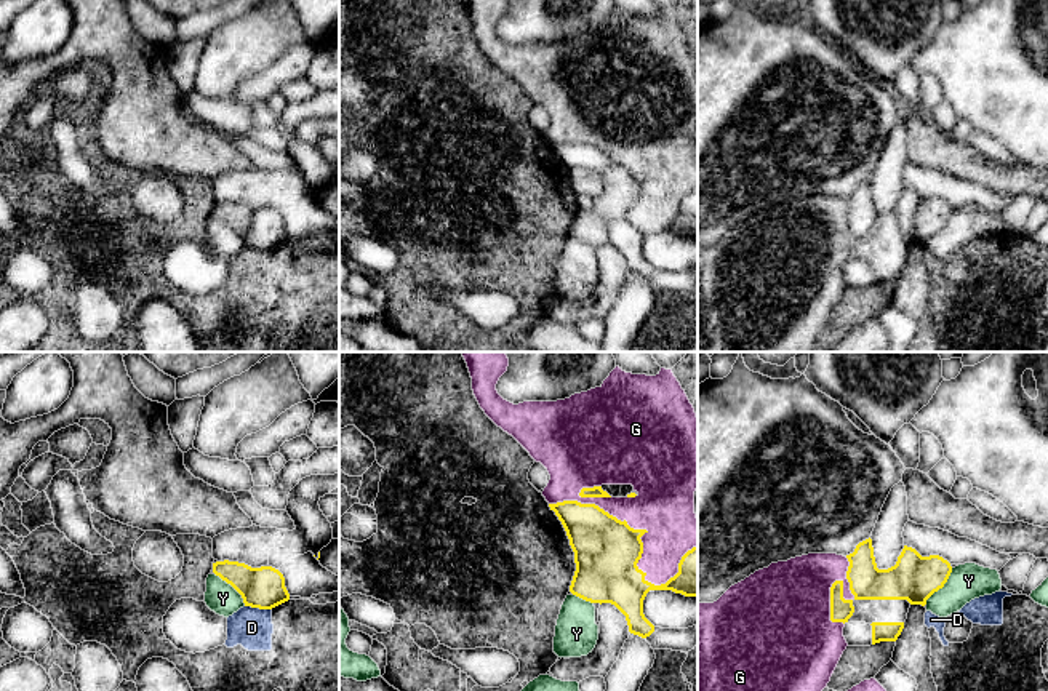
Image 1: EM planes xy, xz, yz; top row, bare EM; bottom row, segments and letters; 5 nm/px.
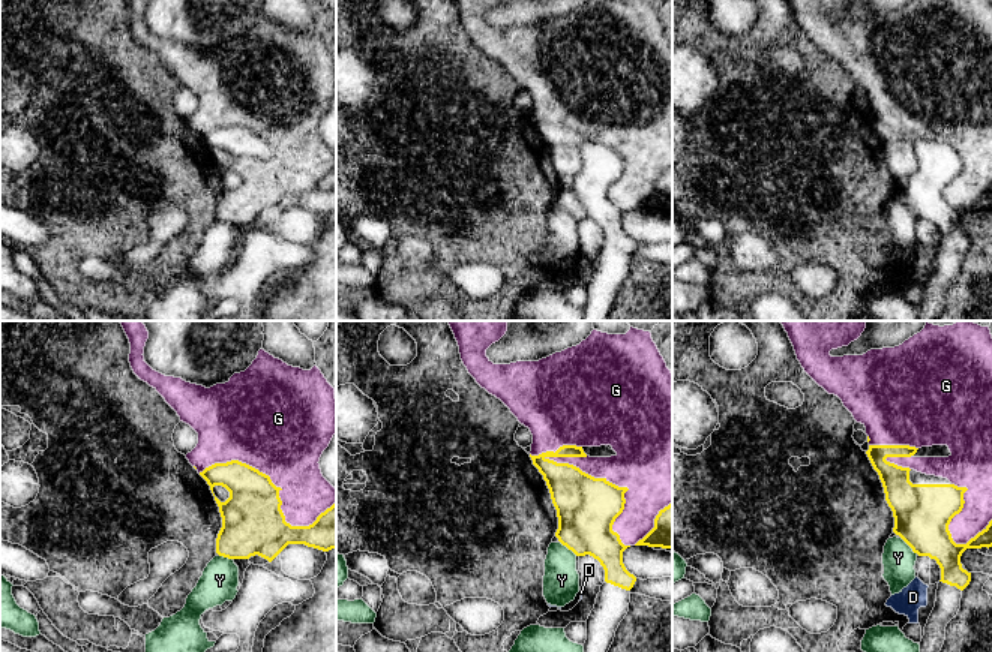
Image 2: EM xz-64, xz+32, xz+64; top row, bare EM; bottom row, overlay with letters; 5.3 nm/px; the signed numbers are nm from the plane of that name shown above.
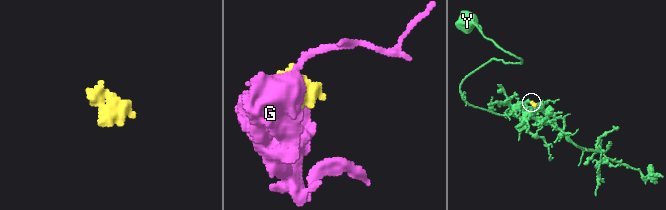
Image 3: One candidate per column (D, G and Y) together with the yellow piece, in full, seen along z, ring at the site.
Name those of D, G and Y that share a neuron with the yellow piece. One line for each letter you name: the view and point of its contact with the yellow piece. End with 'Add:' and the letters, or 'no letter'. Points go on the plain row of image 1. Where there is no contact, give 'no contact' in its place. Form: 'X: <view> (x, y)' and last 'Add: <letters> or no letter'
D: xy (258, 248)
Add: D

